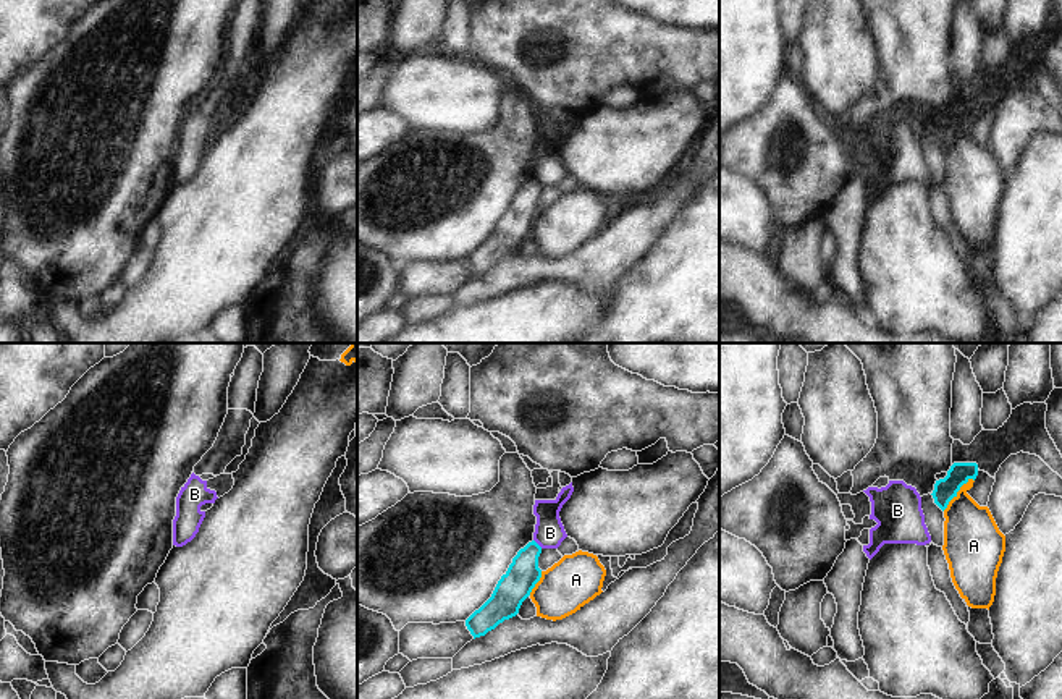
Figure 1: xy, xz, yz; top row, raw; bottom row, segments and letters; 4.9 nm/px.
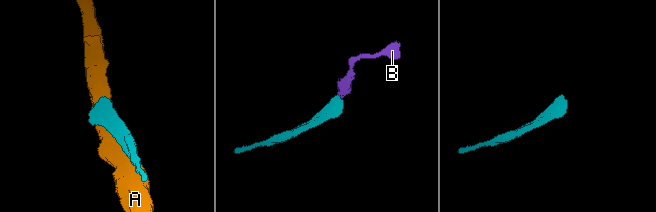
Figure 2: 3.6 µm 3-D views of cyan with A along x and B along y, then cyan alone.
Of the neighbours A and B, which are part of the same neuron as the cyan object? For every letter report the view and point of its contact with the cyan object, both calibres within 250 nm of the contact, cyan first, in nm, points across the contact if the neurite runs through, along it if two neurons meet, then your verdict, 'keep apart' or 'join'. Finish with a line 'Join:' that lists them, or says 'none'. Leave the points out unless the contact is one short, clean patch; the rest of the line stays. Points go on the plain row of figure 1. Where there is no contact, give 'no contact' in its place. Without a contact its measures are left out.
A: meets cyan in yz at (956, 131); 110 nm thick on the cyan side, 280 nm on the other; keep apart
B: meets cyan in xz at (537, 182); 160 nm thick on the cyan side, 150 nm on the other; border along xz (534, 177), (542, 185); keep apart
Join: none

